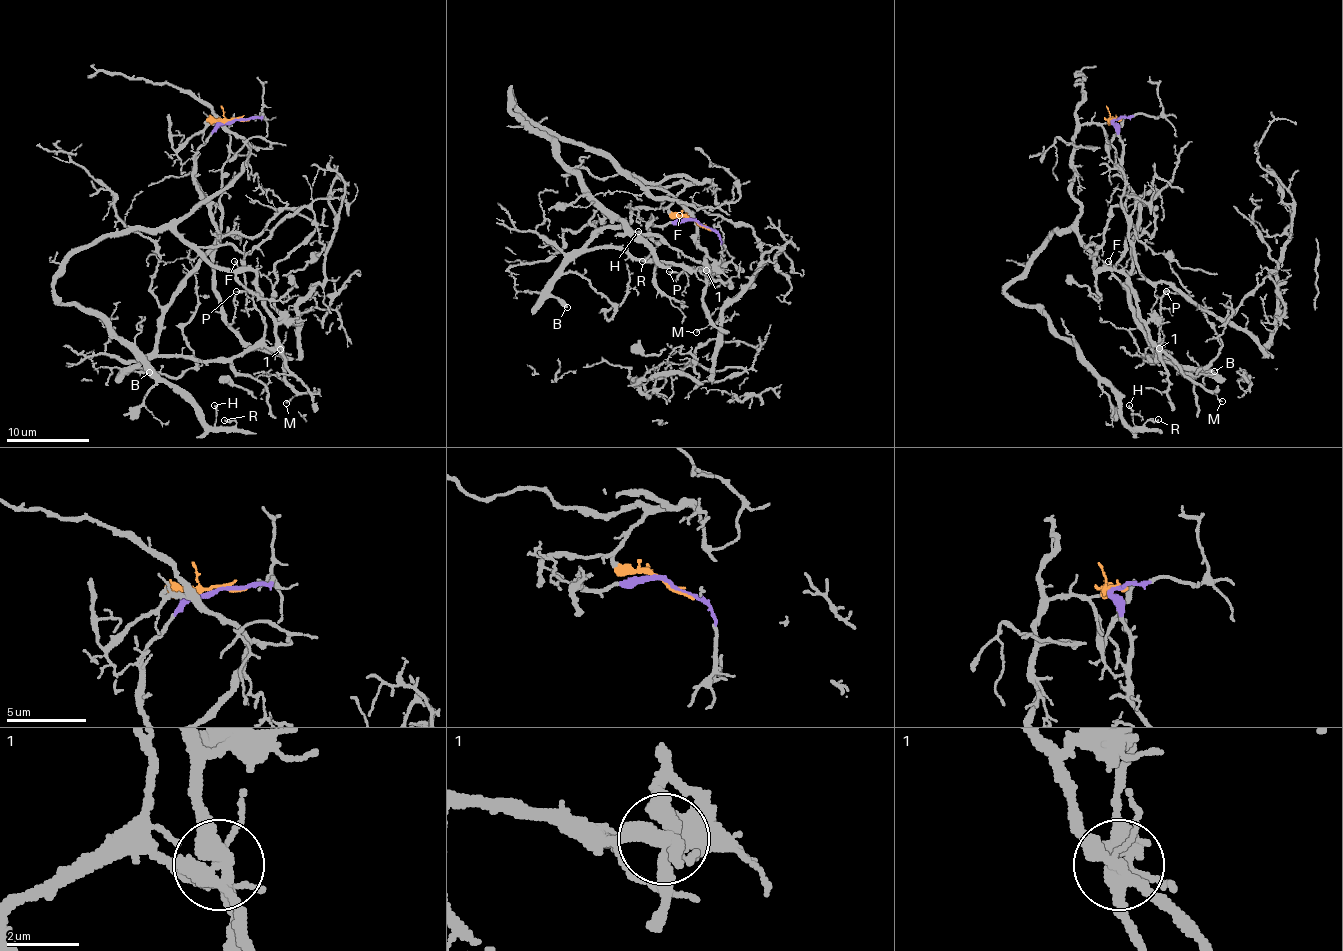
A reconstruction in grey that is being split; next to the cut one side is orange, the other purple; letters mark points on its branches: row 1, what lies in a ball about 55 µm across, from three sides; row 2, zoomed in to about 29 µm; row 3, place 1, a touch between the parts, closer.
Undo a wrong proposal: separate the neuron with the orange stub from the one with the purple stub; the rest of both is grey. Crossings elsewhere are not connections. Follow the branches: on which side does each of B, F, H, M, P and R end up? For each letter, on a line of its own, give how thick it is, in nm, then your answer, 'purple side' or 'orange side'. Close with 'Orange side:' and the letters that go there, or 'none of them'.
B: 400 nm | purple side
F: 140 nm | orange side
H: 160 nm | orange side
M: 130 nm | orange side
P: 190 nm | purple side
R: 150 nm | orange side
Orange side: F, H, M, R

